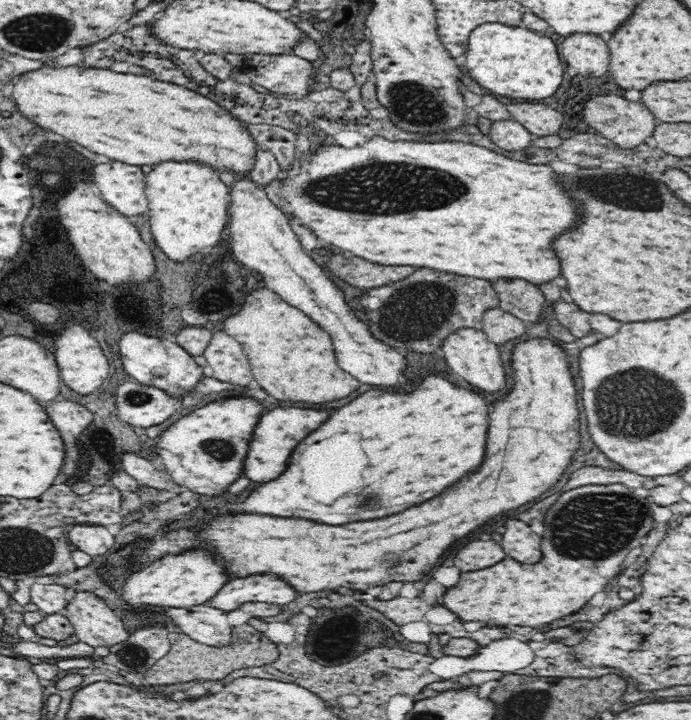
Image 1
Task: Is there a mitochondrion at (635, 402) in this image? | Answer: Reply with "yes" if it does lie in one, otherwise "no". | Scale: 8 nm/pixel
yes

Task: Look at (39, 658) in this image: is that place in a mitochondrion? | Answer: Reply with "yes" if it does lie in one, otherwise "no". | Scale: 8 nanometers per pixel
no

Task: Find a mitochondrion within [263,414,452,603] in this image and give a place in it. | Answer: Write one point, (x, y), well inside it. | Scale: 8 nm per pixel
(373, 499)

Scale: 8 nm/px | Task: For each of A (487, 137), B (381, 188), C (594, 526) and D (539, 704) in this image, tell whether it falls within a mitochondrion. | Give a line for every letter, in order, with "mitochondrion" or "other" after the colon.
A: other
B: mitochondrion
C: mitochondrion
D: mitochondrion

